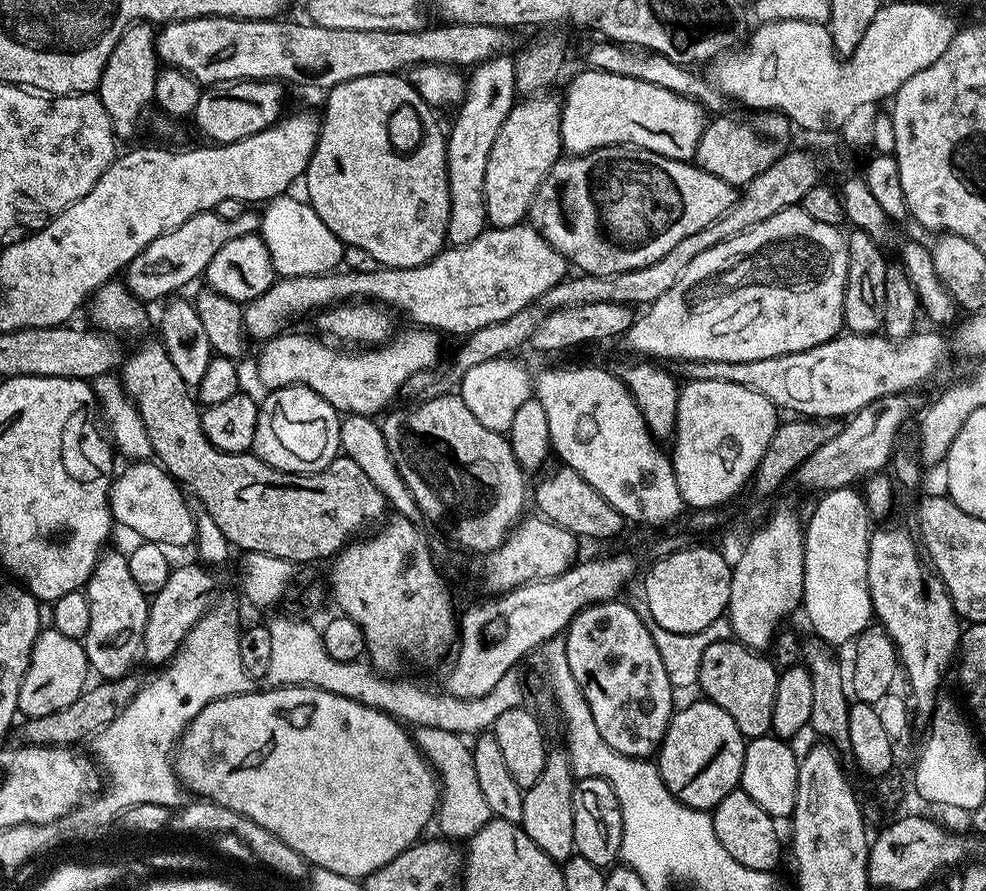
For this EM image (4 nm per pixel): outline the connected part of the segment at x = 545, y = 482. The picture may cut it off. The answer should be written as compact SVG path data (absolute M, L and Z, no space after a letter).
M564 465L542 479L536 488L534 496L538 506L537 511L545 519L562 526L566 531L578 538L594 540L610 540L621 534L626 521L620 511L611 506L606 498L594 490L585 479L581 478L573 468Z

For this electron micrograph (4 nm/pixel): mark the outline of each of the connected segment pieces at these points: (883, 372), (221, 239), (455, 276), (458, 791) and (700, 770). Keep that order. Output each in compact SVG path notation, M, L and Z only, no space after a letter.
M845 331L843 334L836 336L833 340L827 340L825 344L814 346L810 350L802 350L794 354L778 354L774 358L758 358L754 362L706 362L705 360L686 360L679 365L680 372L684 375L685 381L690 380L717 380L718 382L734 382L738 386L746 386L746 390L754 390L754 394L762 394L770 398L770 402L776 405L777 409L788 411L788 414L795 414L800 418L815 418L818 420L834 420L837 418L847 418L853 416L858 410L870 406L870 402L881 400L887 396L907 393L907 388L916 388L919 384L924 384L940 367L944 364L944 359L950 356L950 344L947 339L944 340L936 332L917 331L915 334L907 336L904 340L889 340L883 334L861 334L859 332Z
M215 210L194 214L182 226L154 238L146 250L142 250L132 259L126 269L128 288L141 302L160 300L171 297L179 288L187 286L191 280L200 280L204 271L210 266L210 258L239 236L254 236L260 231L261 213L256 210L245 210L242 218L222 218Z
M531 223L509 228L485 227L474 242L448 246L433 260L409 268L379 268L369 272L335 270L320 276L277 279L258 298L243 305L244 330L257 342L271 340L289 327L288 320L349 302L375 302L389 309L397 308L412 319L413 325L431 328L437 333L449 332L463 338L469 332L482 330L494 322L518 314L542 294L569 275L570 265L562 253Z
M434 727L416 728L412 737L423 755L427 757L428 763L436 769L437 777L441 781L441 801L436 815L436 826L441 830L439 833L452 840L459 840L458 838L464 840L477 833L493 819L493 814L481 791L469 743L448 730Z
M707 698L699 699L673 711L666 734L660 741L658 767L670 794L691 808L711 810L740 783L746 738L722 706Z

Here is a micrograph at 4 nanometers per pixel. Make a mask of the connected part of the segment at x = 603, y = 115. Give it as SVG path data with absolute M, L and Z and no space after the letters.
M583 71L569 82L568 93L562 96L560 142L565 153L583 154L615 144L633 144L675 160L691 161L695 157L706 127L703 104L638 78Z

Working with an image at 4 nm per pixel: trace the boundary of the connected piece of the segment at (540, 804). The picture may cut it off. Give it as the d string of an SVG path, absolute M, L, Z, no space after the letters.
M563 747L552 748L546 758L546 766L534 786L524 792L520 824L524 832L545 852L551 860L563 862L574 854L574 806L572 790L574 777L570 757Z

